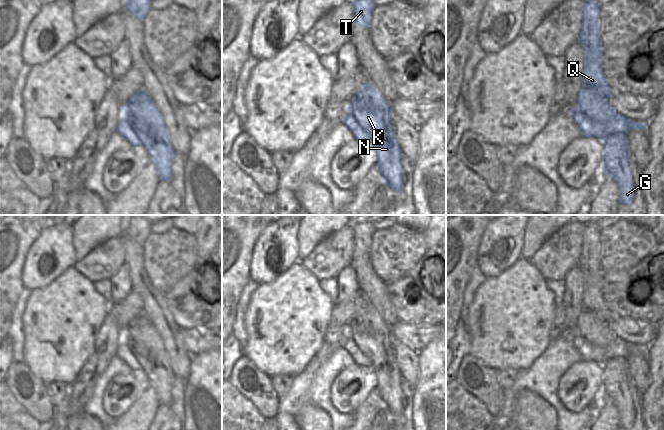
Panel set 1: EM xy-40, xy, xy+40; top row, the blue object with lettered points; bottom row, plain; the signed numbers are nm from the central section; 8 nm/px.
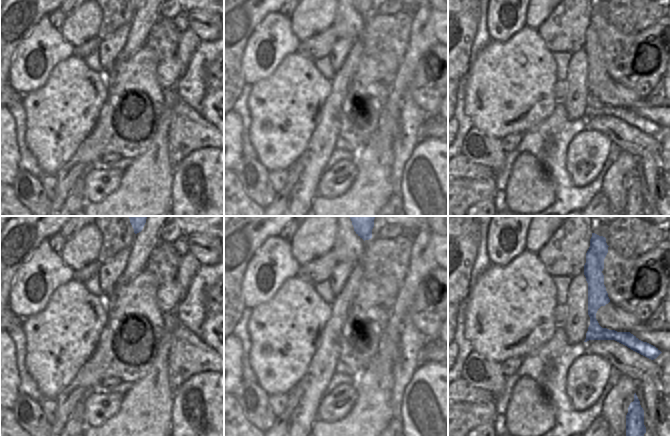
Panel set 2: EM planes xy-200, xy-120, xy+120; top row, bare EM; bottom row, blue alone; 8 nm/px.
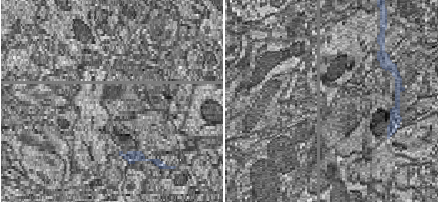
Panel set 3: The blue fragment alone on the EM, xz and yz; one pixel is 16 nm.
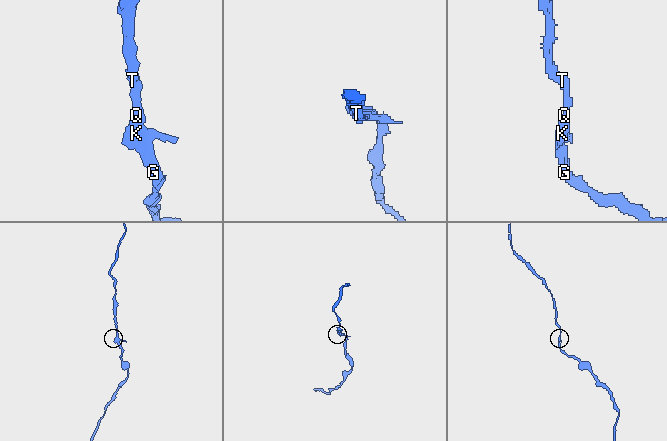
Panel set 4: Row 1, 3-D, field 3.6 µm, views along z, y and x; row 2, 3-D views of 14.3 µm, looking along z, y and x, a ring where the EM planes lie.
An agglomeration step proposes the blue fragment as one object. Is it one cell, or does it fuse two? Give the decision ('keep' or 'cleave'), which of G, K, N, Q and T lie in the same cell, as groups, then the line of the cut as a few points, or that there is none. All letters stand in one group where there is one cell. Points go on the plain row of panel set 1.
keep; groups G K N Q T; cut none

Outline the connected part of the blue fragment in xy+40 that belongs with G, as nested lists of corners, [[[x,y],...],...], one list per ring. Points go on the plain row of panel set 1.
[[[596,223],[584,225],[578,262],[584,278],[584,298],[572,340],[583,360],[601,364],[604,370],[601,391],[604,399],[609,399],[616,406],[620,427],[629,429],[634,422],[634,408],[628,386],[631,379],[626,358],[631,353],[646,353],[647,347],[621,339],[608,326],[612,312],[608,310],[602,294],[604,272],[600,262],[599,236],[600,229]]]

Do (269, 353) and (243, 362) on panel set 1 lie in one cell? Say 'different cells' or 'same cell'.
different cells

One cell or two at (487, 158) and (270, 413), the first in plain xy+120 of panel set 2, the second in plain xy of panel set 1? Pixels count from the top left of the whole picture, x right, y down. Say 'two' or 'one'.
one

